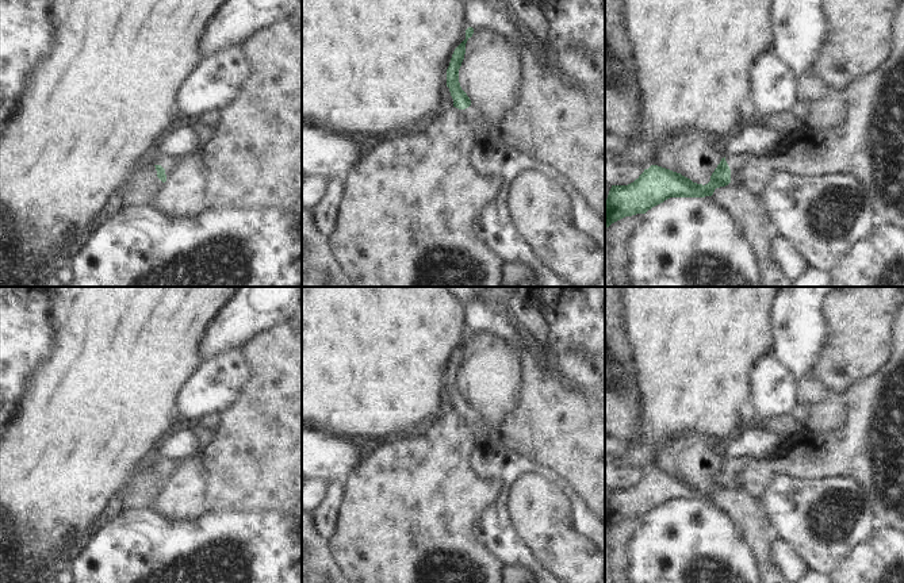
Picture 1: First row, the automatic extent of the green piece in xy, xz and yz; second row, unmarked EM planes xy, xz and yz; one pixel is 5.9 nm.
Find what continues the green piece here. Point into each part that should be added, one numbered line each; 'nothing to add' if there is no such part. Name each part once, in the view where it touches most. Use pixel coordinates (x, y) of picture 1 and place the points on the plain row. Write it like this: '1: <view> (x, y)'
1: yz (735, 464)

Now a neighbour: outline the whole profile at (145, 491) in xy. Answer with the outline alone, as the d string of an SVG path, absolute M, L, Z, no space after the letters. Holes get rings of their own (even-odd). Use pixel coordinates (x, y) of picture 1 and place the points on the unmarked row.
M150 467L146 472L137 475L131 483L133 486L129 488L119 513L150 509L165 488L165 486L157 480L154 467Z

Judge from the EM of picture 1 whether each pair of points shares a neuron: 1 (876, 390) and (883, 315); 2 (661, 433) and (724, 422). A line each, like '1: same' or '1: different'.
1: different
2: same

